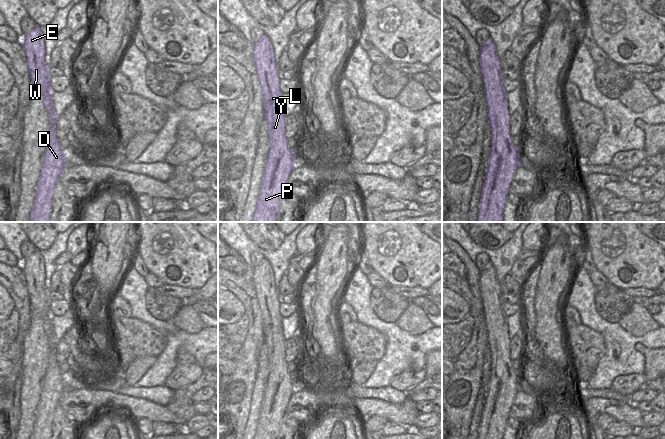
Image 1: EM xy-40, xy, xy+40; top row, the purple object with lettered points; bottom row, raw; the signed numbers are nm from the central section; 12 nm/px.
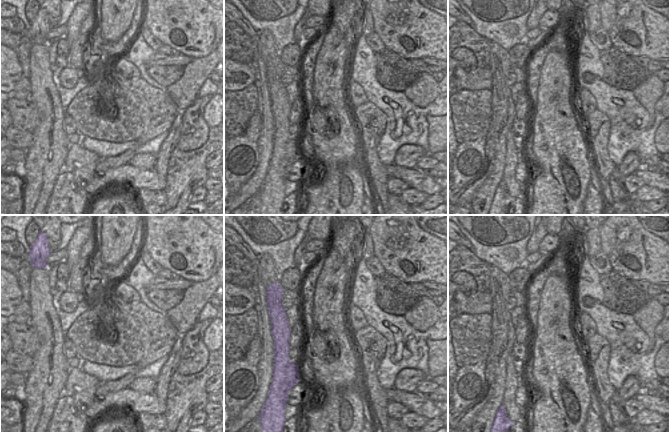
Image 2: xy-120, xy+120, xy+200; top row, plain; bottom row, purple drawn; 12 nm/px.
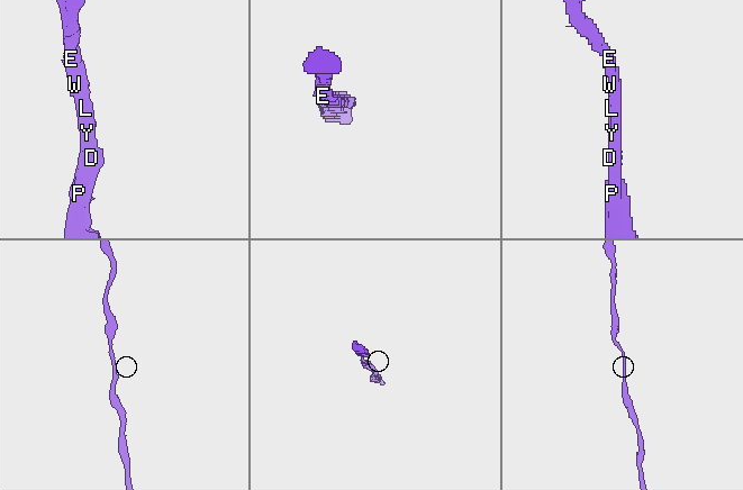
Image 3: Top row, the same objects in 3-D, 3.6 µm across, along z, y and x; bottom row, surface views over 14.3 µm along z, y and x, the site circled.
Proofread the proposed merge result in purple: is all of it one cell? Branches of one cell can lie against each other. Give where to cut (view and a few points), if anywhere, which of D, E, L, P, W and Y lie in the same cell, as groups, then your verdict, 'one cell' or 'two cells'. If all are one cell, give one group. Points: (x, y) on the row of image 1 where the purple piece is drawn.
no cut | D E L P W Y | one cell

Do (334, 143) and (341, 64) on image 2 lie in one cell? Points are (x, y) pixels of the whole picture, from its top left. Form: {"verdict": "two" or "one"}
{"verdict": "one"}

